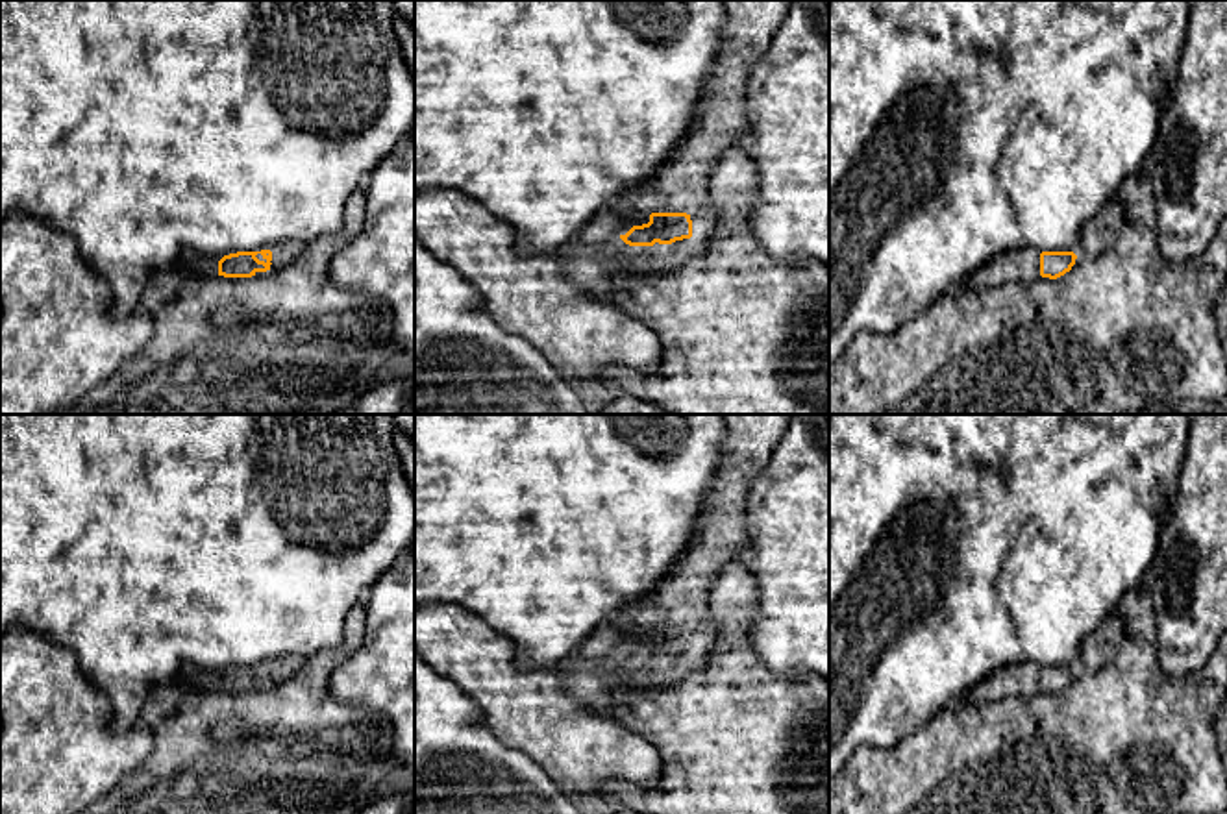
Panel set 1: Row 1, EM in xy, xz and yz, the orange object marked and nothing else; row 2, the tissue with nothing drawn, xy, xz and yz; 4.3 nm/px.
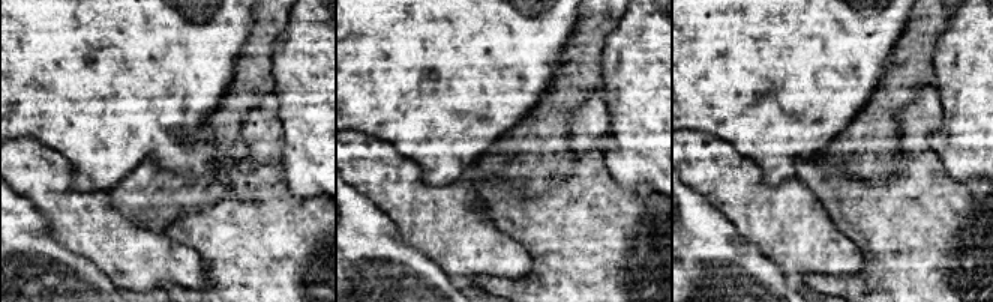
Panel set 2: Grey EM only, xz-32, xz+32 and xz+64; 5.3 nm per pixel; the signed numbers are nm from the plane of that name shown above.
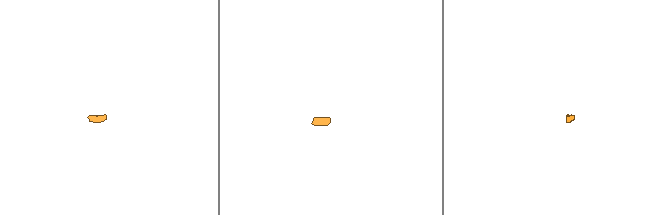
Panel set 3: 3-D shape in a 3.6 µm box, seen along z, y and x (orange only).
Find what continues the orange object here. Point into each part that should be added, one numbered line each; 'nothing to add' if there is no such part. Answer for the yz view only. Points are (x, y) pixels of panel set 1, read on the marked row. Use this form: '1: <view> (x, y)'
1: yz (1022, 265)

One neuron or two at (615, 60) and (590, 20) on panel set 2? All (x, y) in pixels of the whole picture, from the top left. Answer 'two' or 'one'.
two

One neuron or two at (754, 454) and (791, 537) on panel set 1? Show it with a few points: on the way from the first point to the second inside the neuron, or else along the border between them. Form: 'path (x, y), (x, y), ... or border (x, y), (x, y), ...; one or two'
border (783, 433), (765, 470), (750, 485), (743, 511); two

